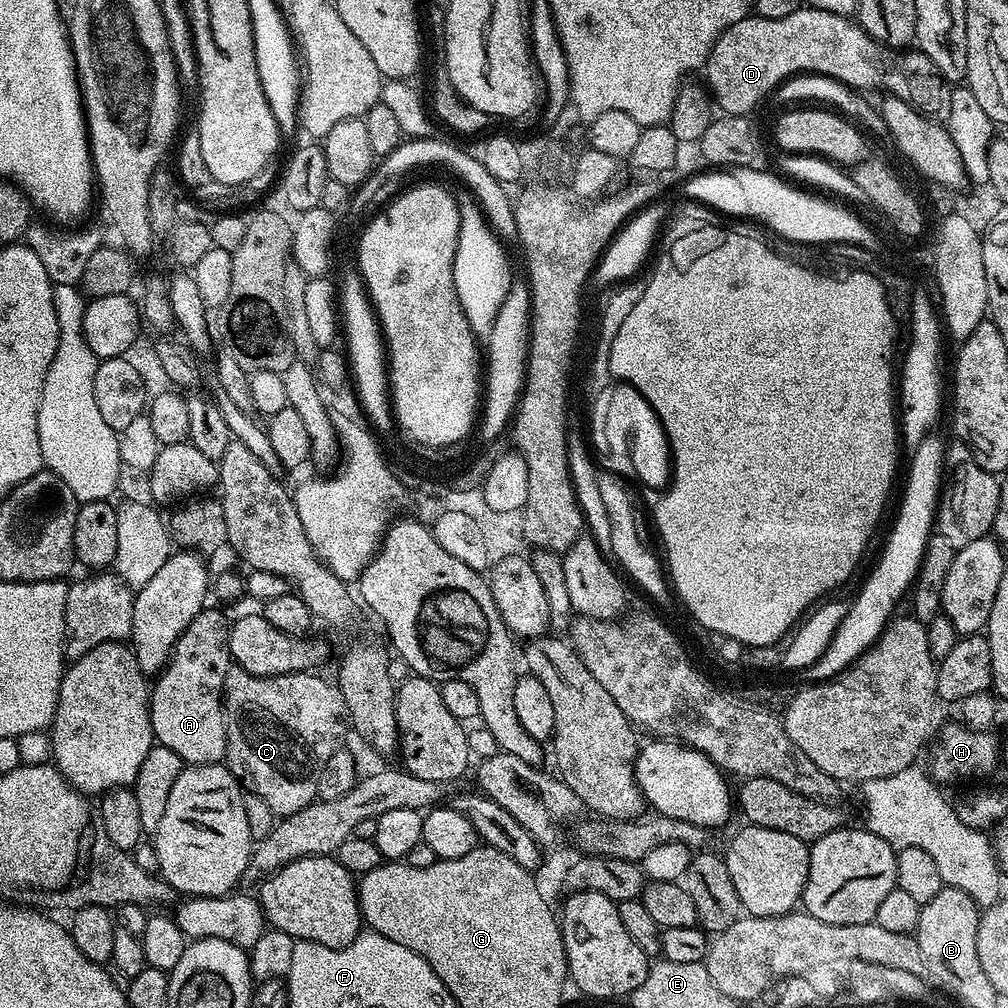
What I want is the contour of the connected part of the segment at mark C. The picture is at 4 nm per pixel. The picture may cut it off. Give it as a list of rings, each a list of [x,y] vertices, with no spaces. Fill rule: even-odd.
[[[235,666],[229,668],[226,674],[226,682],[224,683],[224,720],[228,723],[226,767],[236,775],[237,780],[247,791],[258,794],[258,798],[262,798],[262,802],[266,802],[266,806],[270,806],[270,810],[278,818],[294,814],[317,799],[320,790],[320,773],[323,772],[324,765],[328,763],[328,759],[341,747],[340,736],[350,732],[346,698],[342,698],[340,685],[331,679],[328,679],[329,681],[323,680],[322,677],[316,675],[320,674],[294,672],[290,676],[255,676],[247,672],[246,669]]]

